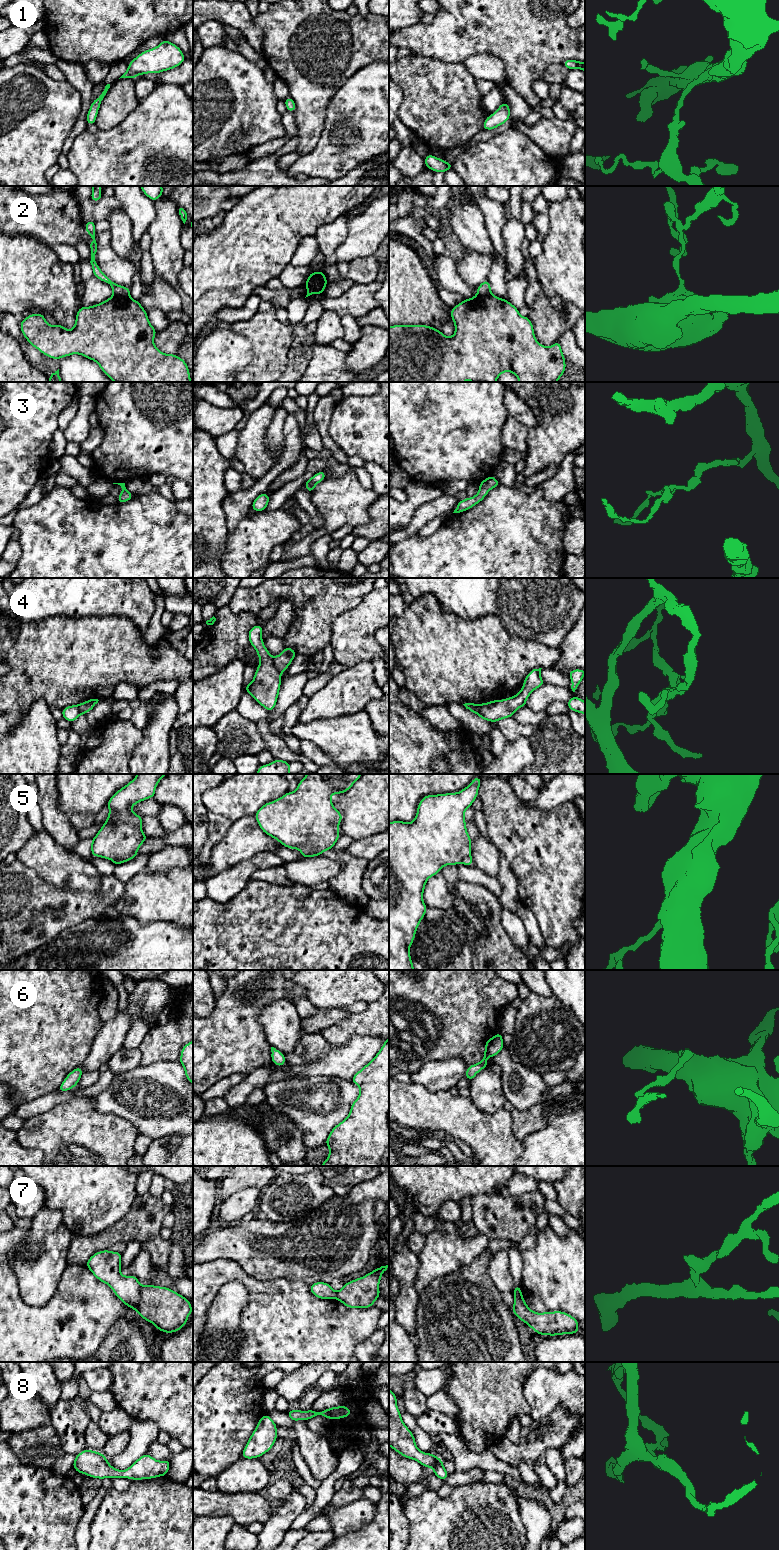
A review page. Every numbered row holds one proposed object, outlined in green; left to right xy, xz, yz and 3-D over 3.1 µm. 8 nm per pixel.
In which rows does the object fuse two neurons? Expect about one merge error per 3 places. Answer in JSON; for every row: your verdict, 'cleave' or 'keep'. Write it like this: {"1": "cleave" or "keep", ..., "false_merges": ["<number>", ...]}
{"1": "keep", "2": "cleave", "3": "keep", "4": "cleave", "5": "cleave", "6": "keep", "7": "cleave", "8": "keep", "false_merges": ["2", "4", "5", "7"]}

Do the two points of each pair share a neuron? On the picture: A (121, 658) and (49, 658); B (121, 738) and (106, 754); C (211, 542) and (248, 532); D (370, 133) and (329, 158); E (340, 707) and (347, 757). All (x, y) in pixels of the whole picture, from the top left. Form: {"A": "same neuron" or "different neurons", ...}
{"A": "same neuron", "B": "same neuron", "C": "different neurons", "D": "same neuron", "E": "different neurons"}

